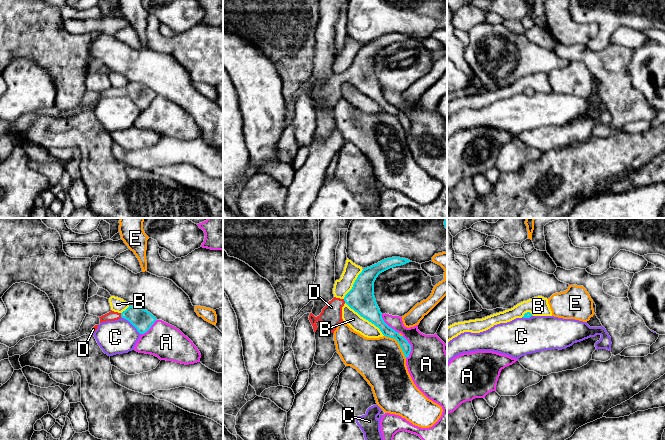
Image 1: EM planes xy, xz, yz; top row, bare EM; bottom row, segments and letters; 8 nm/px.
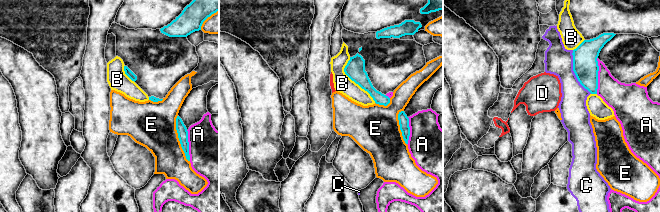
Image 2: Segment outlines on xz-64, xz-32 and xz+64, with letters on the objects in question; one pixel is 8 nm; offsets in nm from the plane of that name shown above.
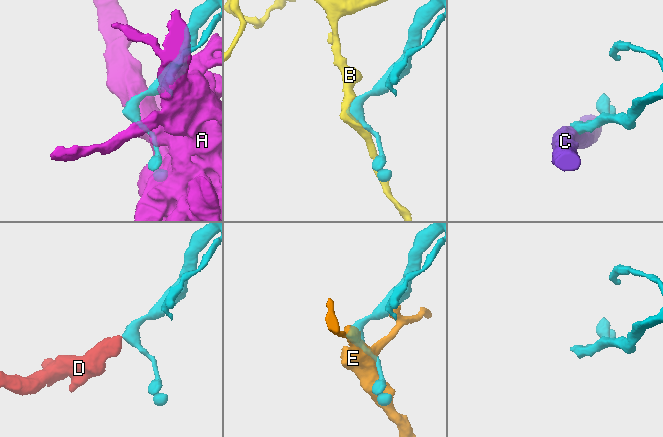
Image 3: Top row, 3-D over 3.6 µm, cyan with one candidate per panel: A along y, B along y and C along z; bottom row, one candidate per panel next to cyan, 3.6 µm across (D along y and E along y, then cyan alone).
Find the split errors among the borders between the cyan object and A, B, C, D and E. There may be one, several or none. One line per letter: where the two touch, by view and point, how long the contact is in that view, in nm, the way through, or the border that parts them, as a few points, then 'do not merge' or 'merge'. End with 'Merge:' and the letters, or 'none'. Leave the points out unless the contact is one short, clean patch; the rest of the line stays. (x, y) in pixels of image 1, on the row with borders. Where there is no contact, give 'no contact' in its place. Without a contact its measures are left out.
A: contact xz (410, 347); length 190 nm; do not merge
B: contact xz (365, 318); length 420 nm; do not merge
C: contact xy (131, 323); length 220 nm; border xy (121, 316), (140, 334); do not merge
D: contact xy (121, 315); length 30 nm; way xy (141, 319), (135, 315), (121, 315), (111, 316); merge
E: contact xz (398, 342); length 260 nm; do not merge
Merge: D

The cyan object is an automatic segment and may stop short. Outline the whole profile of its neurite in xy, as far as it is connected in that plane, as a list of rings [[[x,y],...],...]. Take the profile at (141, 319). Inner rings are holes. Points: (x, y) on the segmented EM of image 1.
[[[129,306],[122,313],[111,310],[109,313],[99,318],[100,323],[102,323],[106,321],[115,321],[121,317],[128,320],[140,334],[146,333],[157,320],[150,312],[137,306]]]

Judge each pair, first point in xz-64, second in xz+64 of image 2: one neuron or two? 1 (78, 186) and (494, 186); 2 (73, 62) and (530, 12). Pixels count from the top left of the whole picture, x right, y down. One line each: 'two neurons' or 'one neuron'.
1: two neurons
2: one neuron

